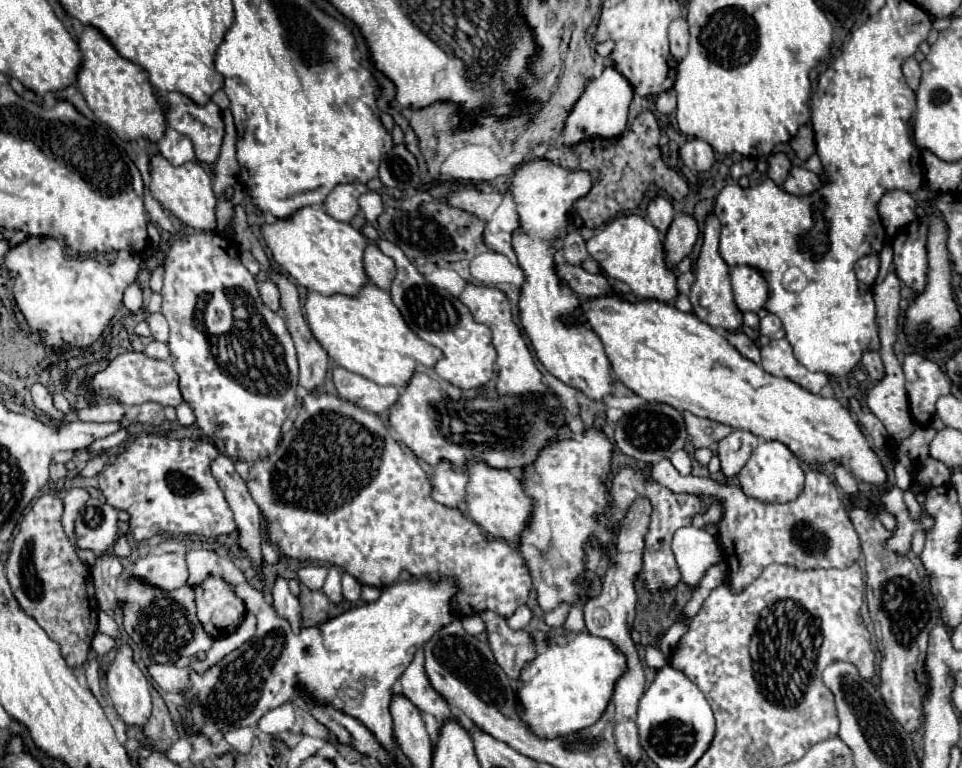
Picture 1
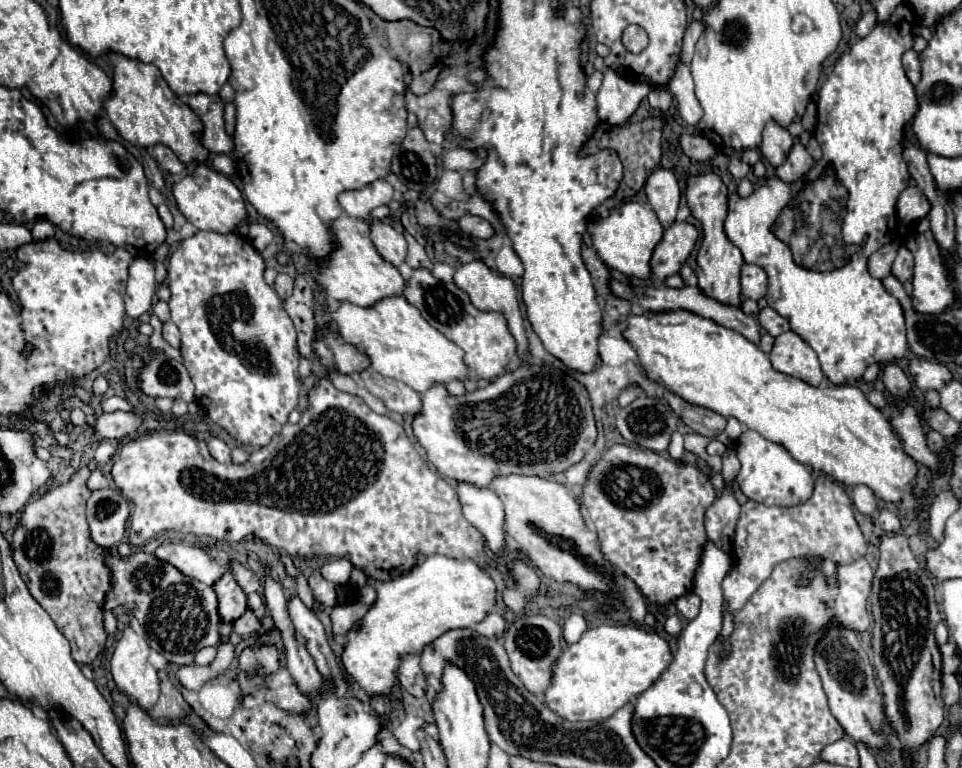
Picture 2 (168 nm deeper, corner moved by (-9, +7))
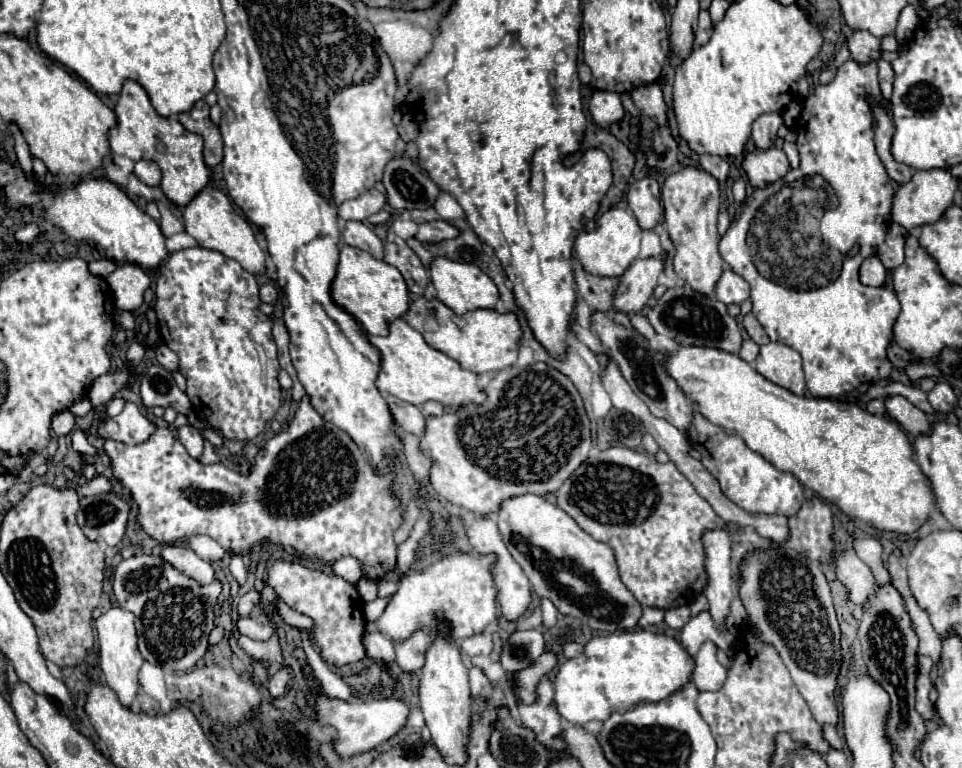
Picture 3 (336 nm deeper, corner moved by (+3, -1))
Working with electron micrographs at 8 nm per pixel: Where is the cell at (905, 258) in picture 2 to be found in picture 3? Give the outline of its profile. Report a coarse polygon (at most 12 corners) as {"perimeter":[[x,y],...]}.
{"perimeter":[[890,224],[878,258],[890,272],[904,260],[904,228]]}

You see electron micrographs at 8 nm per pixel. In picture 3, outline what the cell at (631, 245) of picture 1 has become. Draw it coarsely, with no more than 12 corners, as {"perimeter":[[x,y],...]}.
{"perimeter":[[612,207],[578,234],[586,272],[620,278],[638,258],[642,228]]}

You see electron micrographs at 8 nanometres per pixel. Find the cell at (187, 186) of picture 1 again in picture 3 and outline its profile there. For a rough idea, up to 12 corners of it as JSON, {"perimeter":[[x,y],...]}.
{"perimeter":[[202,188],[182,212],[202,246],[264,274],[250,224],[218,188]]}

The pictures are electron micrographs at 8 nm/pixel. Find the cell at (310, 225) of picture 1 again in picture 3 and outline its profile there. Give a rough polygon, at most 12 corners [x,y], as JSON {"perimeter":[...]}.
{"perimeter":[[340,246],[330,294],[368,334],[410,306],[402,274]]}

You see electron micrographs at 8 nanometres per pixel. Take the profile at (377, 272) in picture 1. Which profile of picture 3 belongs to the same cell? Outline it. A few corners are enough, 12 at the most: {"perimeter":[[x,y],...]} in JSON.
{"perimeter":[[346,222],[344,242],[384,258],[382,240],[364,222]]}

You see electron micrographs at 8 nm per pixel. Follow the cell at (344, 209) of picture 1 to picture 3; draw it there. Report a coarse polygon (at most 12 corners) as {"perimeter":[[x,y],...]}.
{"perimeter":[[376,188],[342,202],[338,216],[360,220],[380,212],[386,196]]}

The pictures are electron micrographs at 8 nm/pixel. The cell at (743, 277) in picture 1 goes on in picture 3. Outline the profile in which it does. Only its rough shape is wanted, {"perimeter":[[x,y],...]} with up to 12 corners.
{"perimeter":[[730,266],[716,284],[716,298],[724,304],[742,304],[750,284]]}

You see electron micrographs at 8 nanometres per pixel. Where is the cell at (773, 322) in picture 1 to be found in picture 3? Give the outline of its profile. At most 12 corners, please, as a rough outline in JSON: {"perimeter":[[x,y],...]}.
{"perimeter":[[752,314],[744,316],[744,328],[756,344],[768,344],[762,324]]}

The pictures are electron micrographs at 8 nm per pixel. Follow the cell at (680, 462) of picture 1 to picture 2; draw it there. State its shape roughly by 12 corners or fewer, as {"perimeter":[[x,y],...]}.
{"perimeter":[[674,432],[670,436],[668,452],[674,460],[684,454],[682,434]]}

